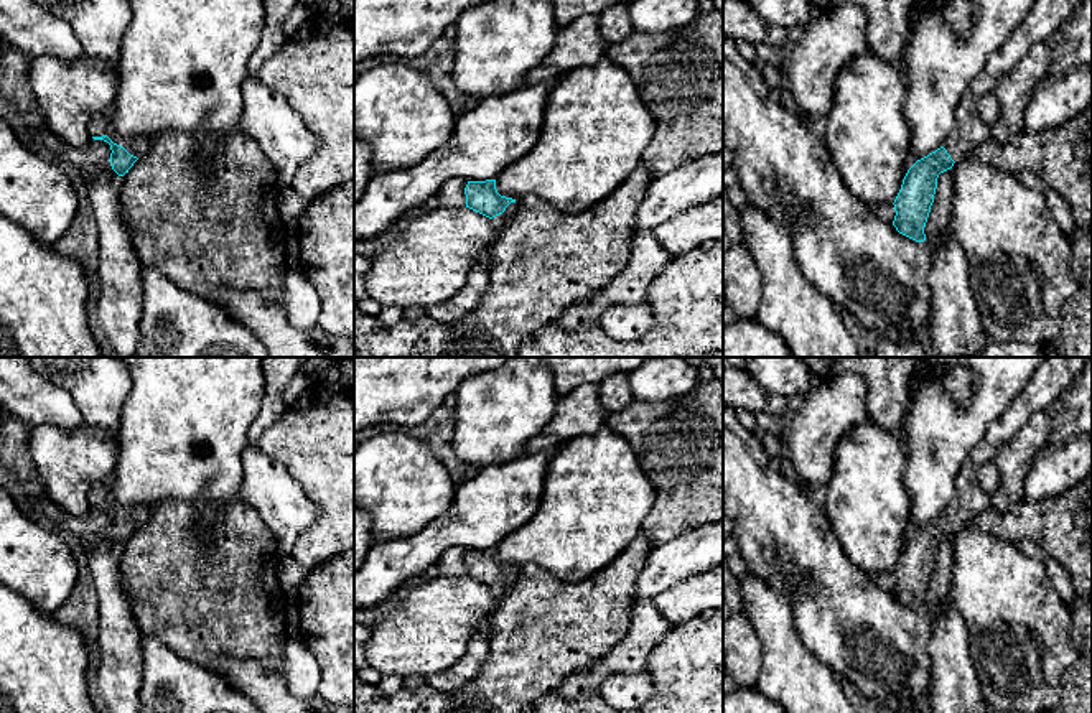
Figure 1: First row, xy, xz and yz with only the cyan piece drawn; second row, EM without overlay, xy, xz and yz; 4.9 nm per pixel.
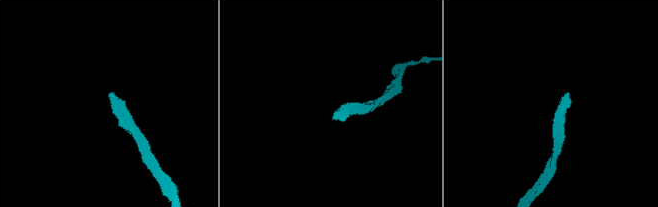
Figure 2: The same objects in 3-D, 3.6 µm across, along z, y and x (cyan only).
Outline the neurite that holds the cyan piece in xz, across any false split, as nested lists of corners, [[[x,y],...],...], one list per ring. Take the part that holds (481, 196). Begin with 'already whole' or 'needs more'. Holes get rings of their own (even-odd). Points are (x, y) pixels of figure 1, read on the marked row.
needs more; [[[496,179],[468,181],[464,194],[466,207],[489,217],[497,234],[502,232],[517,207],[516,199],[497,193]]]

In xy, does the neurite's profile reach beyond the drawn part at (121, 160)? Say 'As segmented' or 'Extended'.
Extended

